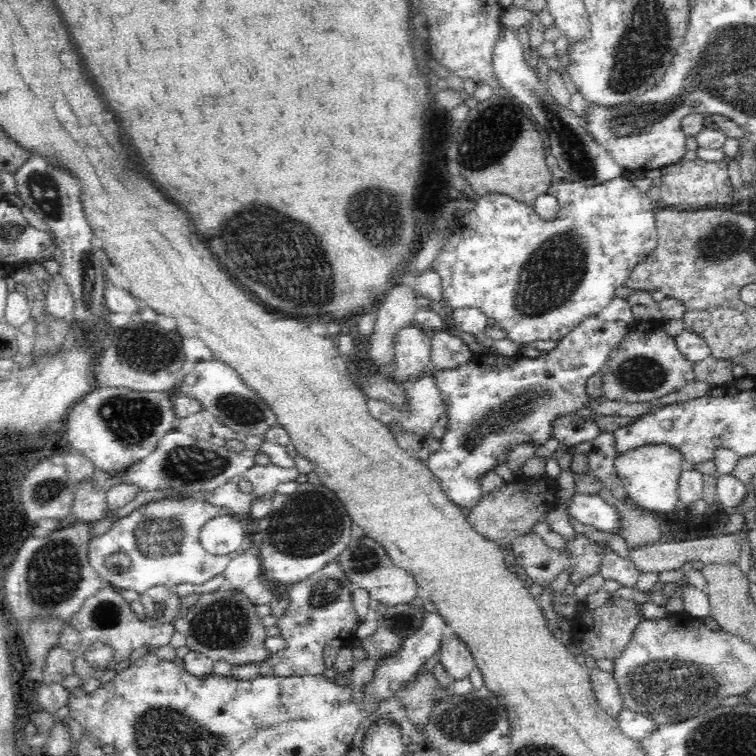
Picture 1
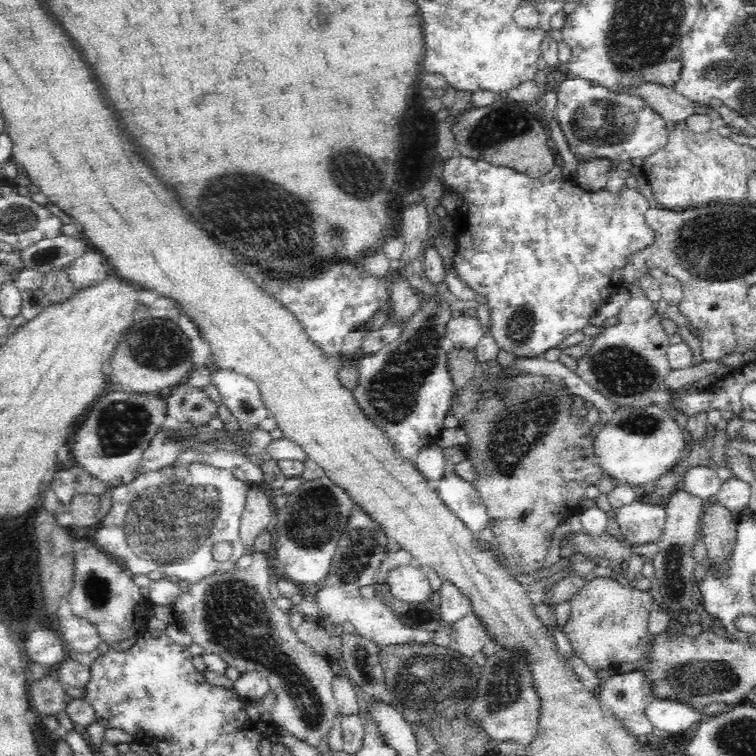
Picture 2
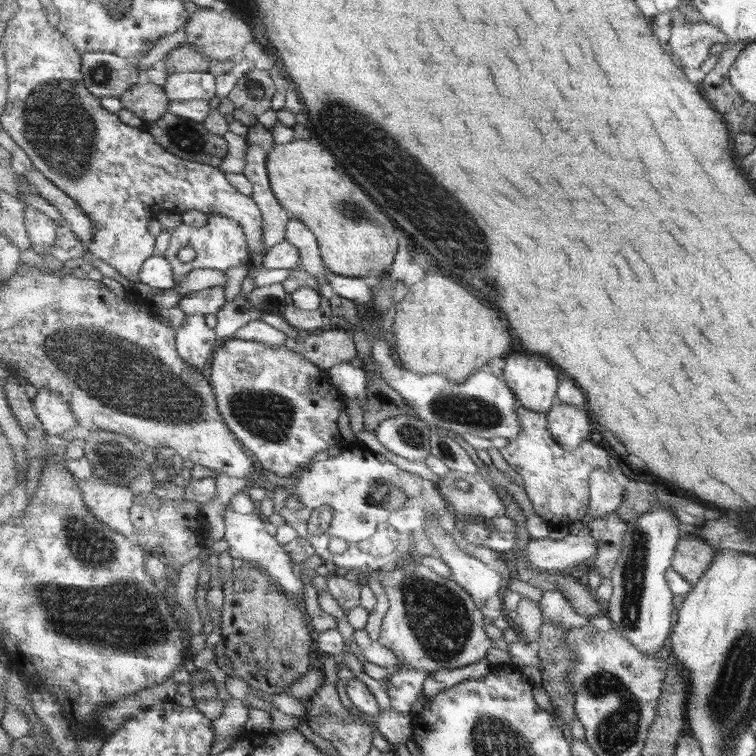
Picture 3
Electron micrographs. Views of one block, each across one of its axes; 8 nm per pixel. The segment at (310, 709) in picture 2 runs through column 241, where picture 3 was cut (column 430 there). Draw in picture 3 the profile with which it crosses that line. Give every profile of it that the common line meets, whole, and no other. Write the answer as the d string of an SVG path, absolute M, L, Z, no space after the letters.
M405 560L403 566L377 567L389 608L378 641L401 659L400 668L435 672L463 668L487 658L493 639L485 630L485 615L472 594L451 578L444 578L425 564Z

